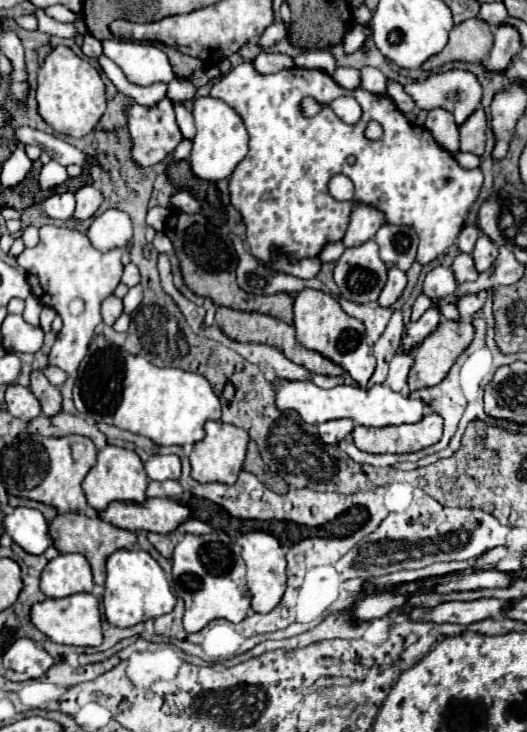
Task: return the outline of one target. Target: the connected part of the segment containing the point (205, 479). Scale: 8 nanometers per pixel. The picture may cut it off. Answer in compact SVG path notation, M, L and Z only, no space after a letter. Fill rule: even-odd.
M208 421L204 425L206 437L198 441L190 453L190 463L192 463L192 477L198 483L226 483L234 485L238 479L238 473L244 463L246 455L246 445L248 445L248 433L236 425L228 425L222 421Z

